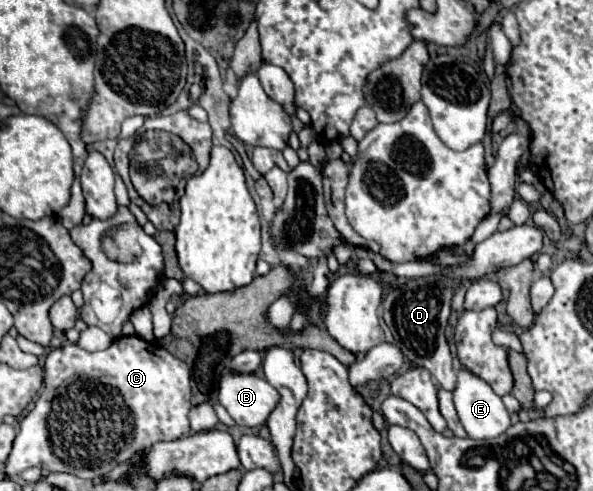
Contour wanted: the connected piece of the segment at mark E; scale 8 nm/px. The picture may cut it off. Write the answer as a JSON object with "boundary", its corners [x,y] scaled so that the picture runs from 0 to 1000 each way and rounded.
{"boundary":[[[777,749],[771,758],[771,786],[764,794],[764,819],[771,831],[774,855],[794,892],[804,892],[804,896],[835,892],[835,888],[848,884],[848,876],[855,876],[855,868],[862,868],[858,839],[848,827],[845,807],[838,807],[815,770],[808,770],[804,762],[798,762],[788,749]]]}

